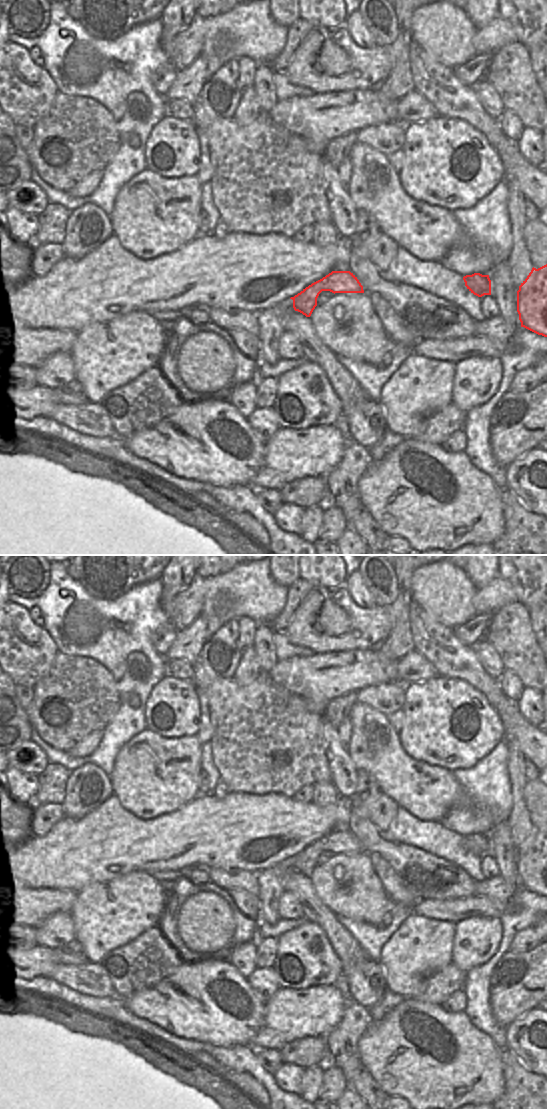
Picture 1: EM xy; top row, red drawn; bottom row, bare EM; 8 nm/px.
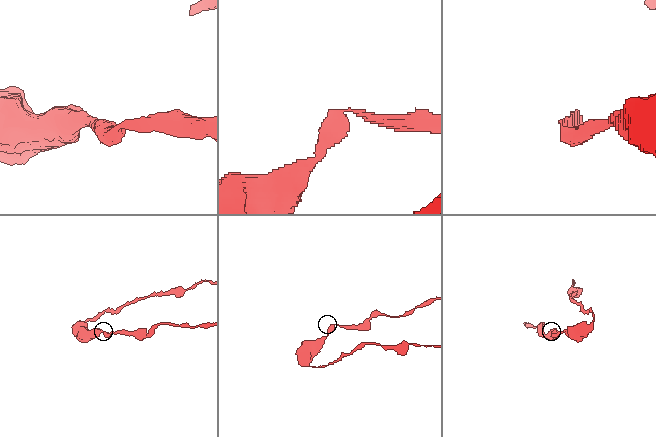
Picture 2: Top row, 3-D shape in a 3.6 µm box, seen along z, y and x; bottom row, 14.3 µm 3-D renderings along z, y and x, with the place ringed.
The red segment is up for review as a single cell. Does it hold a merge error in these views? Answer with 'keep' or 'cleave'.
keep

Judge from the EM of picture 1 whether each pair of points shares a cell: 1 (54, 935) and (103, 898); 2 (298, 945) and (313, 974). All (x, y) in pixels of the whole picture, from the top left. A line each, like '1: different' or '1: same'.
1: different
2: same

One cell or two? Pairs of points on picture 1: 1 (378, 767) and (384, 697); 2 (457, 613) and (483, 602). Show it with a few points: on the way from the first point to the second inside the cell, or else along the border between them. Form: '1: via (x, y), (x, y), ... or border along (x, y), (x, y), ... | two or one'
1: border along (362, 703), (371, 706), (386, 717) | two
2: border along (477, 589), (472, 600), (474, 614) | two

